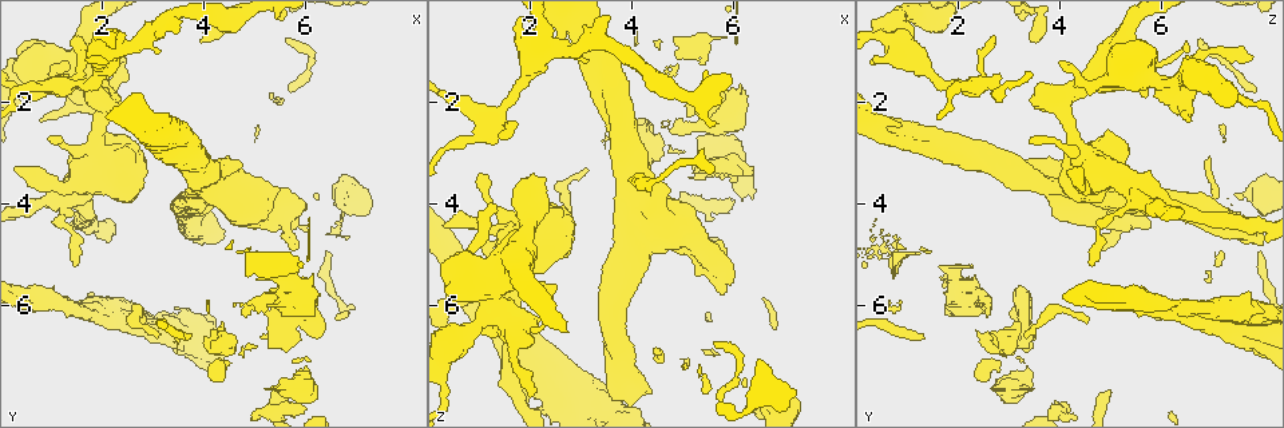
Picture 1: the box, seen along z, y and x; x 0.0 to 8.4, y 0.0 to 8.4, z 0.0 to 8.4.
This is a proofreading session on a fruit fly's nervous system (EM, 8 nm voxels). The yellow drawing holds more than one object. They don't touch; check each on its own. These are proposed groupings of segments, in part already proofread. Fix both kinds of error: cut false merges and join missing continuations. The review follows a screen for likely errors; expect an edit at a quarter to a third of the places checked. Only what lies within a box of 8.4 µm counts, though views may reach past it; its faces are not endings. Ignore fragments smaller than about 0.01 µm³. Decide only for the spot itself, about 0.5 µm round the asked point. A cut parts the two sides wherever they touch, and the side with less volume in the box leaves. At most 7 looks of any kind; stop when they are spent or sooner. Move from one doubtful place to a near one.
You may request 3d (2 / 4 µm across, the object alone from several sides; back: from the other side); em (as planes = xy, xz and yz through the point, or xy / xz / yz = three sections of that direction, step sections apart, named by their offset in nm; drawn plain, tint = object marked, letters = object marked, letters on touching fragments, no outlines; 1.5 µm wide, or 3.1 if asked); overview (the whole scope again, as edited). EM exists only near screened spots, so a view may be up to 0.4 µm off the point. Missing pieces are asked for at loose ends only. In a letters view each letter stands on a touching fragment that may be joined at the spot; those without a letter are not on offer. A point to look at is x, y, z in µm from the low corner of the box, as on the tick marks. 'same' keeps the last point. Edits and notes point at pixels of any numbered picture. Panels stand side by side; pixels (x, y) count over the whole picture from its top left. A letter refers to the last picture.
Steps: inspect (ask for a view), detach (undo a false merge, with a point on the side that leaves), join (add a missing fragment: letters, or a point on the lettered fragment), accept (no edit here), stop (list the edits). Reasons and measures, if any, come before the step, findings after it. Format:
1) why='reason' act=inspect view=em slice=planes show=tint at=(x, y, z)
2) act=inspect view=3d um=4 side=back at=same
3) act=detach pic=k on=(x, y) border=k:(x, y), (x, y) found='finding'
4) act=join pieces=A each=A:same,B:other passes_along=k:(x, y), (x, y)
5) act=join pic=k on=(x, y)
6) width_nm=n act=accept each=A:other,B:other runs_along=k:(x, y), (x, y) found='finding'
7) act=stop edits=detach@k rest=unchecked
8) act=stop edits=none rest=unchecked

why='narrows sharply' act=inspect view=3d um=4 at=(1.50, 4.55, 4.75)

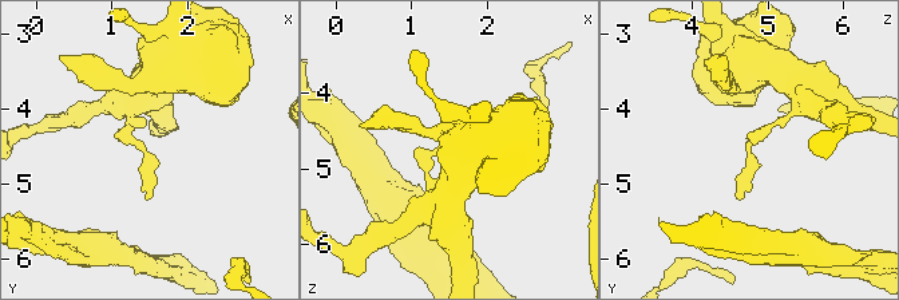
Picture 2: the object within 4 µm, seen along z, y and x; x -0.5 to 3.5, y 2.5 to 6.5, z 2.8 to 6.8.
act=inspect view=em slice=planes show=tint at=(1.50, 4.60, 4.75)

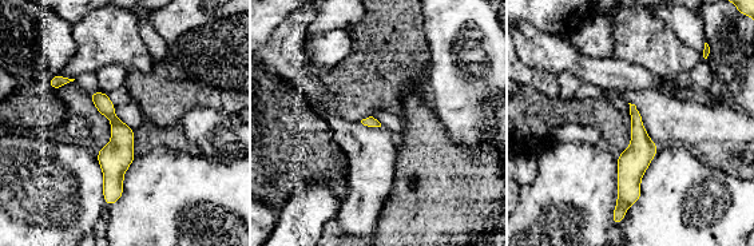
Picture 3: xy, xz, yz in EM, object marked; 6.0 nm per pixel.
why='what lies round it' act=inspect view=em slice=planes show=letters at=same

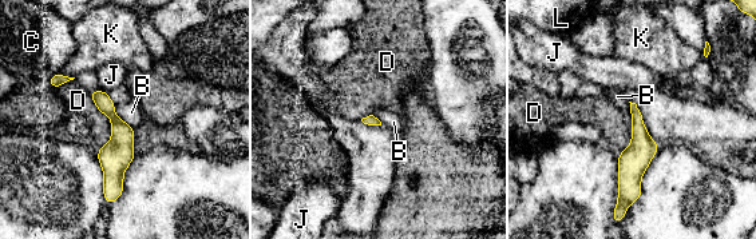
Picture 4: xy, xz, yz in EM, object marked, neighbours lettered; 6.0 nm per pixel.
act=accept each=B:other,C:other,D:other,J:other,K:other,L:other found='all the same cell'

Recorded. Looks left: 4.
act=inspect view=em slice=xy step=4 show=tint at=(2.30, 1.65, 5.60)

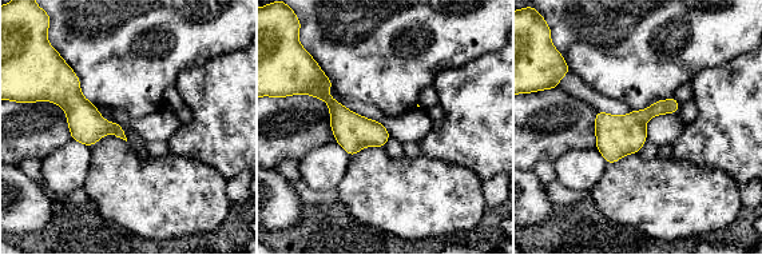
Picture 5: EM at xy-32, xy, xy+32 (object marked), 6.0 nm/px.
act=inspect view=em slice=planes show=letters at=same

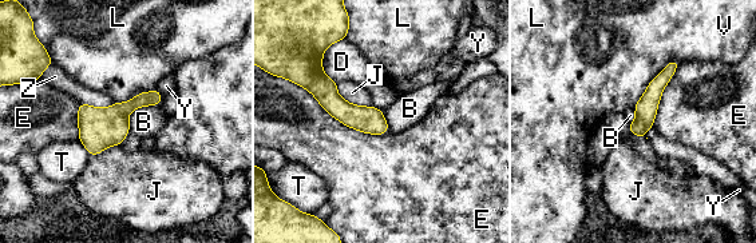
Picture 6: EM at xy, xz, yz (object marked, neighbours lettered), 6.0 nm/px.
longest_contact=E:650nm act=accept each=B:other,D:other,E:other,J:other,L:other,T:other,V:other,Y:other,Z:other border=6:(161, 103), (137, 107), (129, 131) found='all the same cell'

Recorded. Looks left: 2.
why='a narrow waist' act=inspect view=em slice=xz step=4 show=letters at=(1.25, 1.70, 2.40)

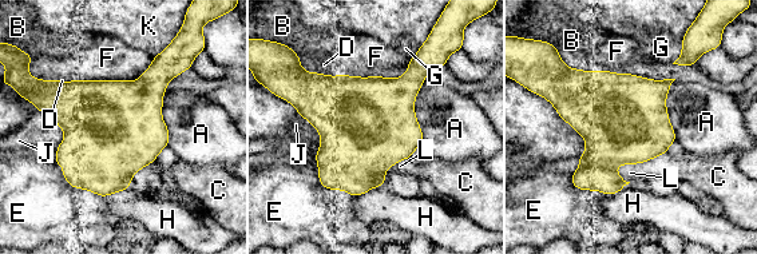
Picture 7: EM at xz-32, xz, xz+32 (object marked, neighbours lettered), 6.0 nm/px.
longest_contact=F:500nm act=accept each=A:other,B:other,C:other,D:other,E:other,F:other,G:other,H:other,J:other,K:other,L:other border=7:(674, 79), (666, 112), (677, 141) found='all the same cell'

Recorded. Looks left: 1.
act=stop edits=none rest=unchecked

